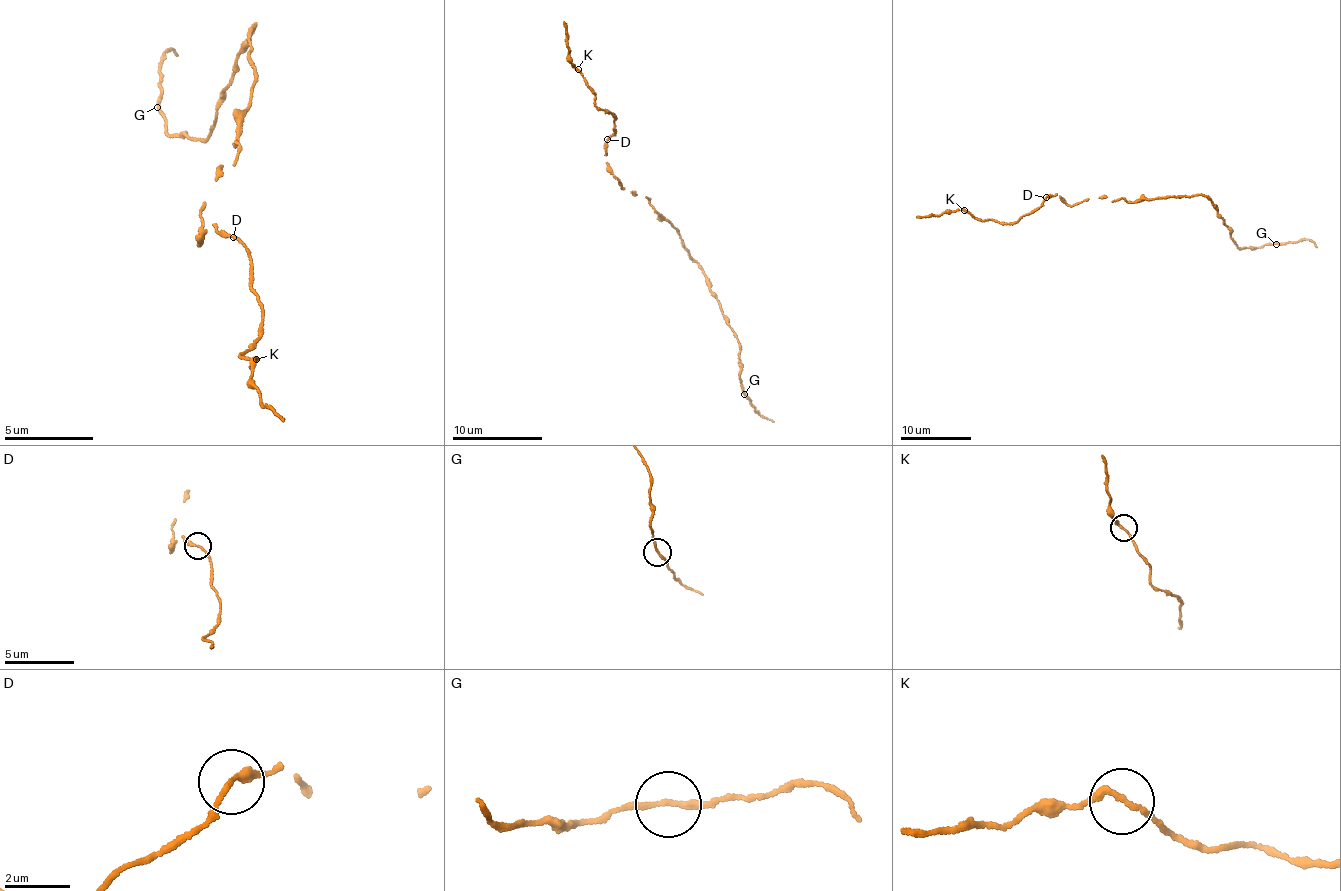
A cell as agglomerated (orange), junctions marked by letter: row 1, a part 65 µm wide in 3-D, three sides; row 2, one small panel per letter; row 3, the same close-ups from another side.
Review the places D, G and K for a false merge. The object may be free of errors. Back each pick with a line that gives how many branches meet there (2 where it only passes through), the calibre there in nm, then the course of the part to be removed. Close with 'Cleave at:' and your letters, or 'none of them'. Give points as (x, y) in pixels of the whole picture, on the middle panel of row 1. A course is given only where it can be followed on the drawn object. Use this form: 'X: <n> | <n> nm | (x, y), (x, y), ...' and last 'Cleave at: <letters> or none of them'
Cleave at: none of them

